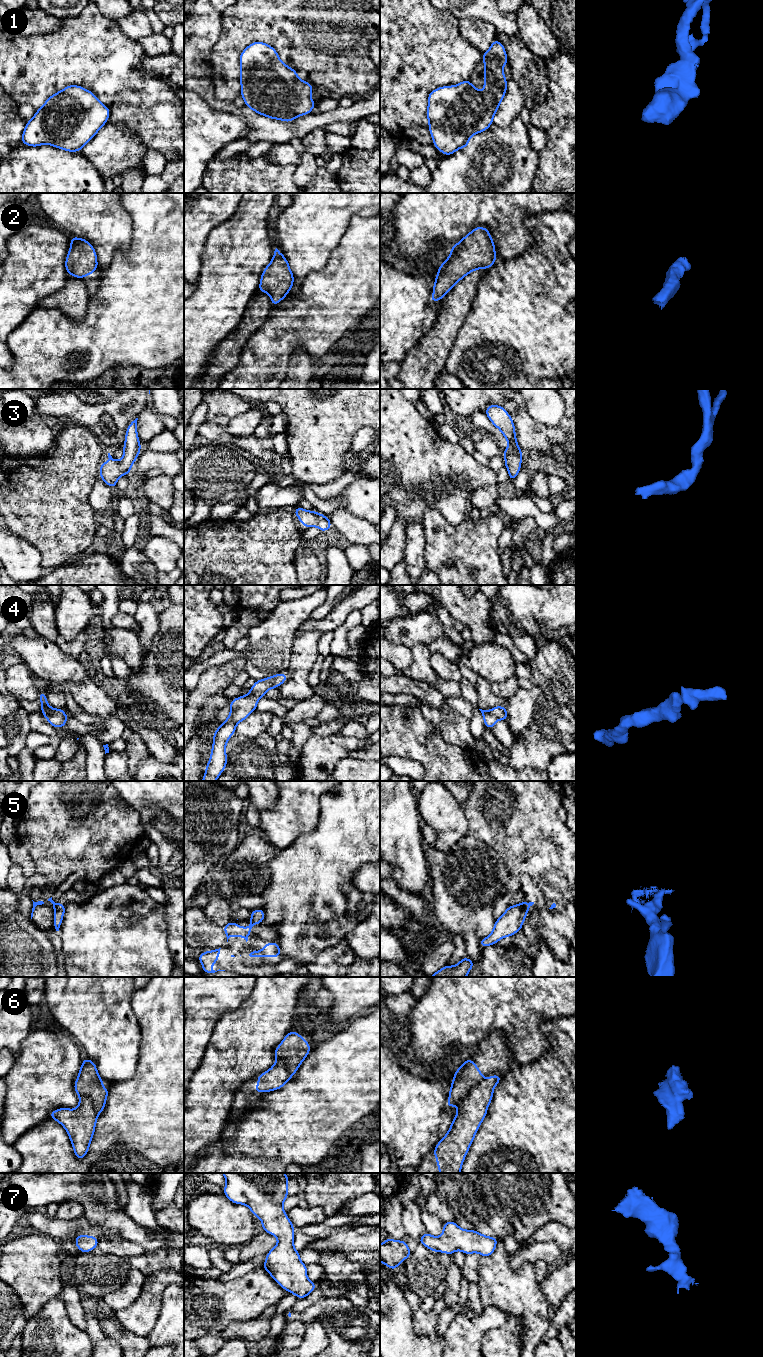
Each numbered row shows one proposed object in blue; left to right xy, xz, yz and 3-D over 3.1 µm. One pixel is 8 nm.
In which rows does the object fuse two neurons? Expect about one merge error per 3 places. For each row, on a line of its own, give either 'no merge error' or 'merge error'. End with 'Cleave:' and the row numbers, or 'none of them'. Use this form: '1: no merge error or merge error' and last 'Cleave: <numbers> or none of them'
1: no merge error
2: no merge error
3: no merge error
4: no merge error
5: merge error
6: merge error
7: no merge error
Cleave: 5, 6

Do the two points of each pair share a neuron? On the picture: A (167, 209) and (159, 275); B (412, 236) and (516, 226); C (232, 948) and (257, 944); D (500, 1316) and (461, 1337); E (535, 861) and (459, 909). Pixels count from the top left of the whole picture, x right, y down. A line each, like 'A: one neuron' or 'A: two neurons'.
A: one neuron
B: one neuron
C: one neuron
D: one neuron
E: two neurons

